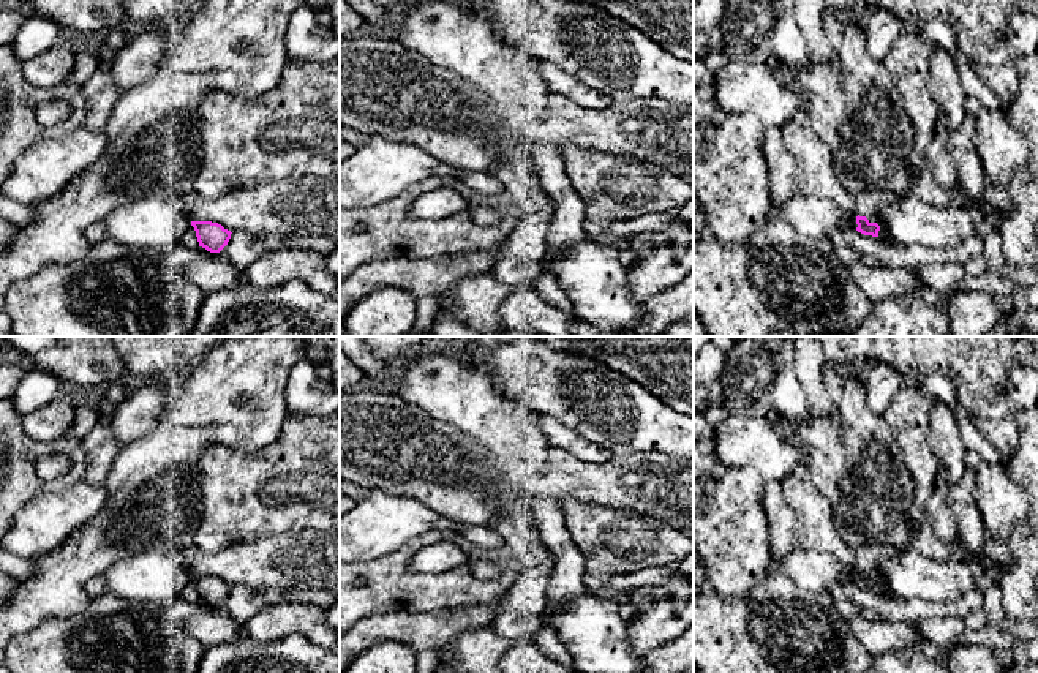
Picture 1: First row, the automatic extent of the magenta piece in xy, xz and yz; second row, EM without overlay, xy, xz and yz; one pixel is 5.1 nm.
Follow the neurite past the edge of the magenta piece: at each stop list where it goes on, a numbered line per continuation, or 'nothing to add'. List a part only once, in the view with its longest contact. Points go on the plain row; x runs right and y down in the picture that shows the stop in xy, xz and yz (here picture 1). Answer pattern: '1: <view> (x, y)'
1: yz (866, 558)

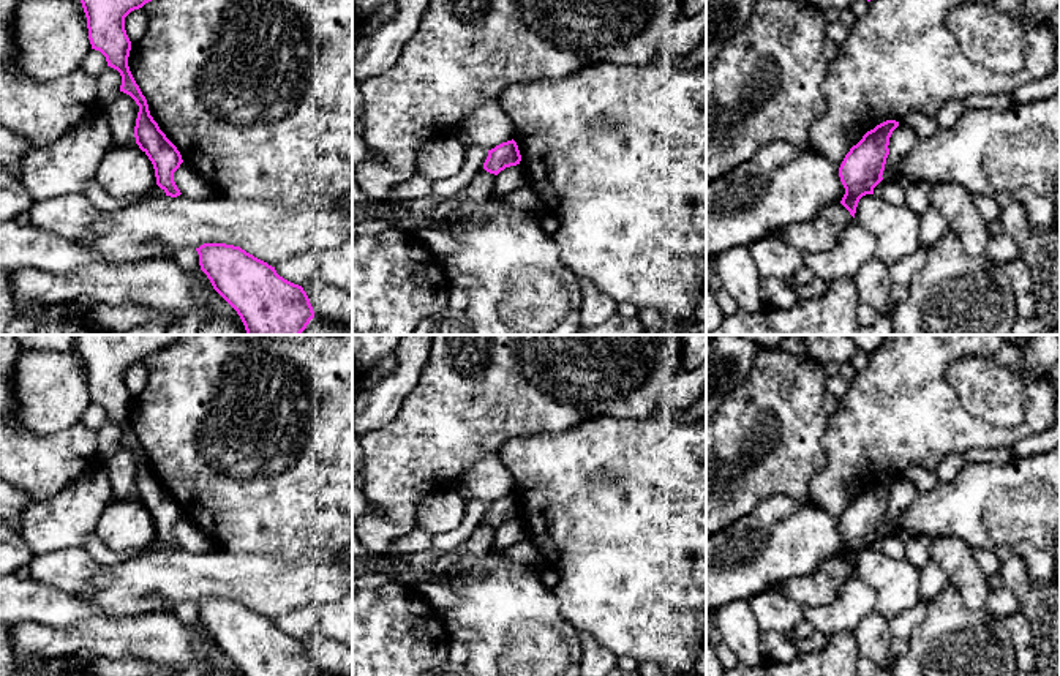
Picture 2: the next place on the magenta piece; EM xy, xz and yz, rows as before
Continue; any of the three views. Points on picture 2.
nothing to add

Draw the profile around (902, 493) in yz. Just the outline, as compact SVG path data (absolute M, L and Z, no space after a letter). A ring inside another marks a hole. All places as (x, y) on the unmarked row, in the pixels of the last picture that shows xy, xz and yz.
M904 475L899 477L889 491L889 509L881 529L883 534L891 534L896 529L899 516L908 509L916 494L916 486Z

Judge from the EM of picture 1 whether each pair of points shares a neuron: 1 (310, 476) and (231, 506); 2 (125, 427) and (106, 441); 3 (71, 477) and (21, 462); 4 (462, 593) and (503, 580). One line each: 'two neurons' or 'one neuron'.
1: one neuron
2: two neurons
3: one neuron
4: one neuron

